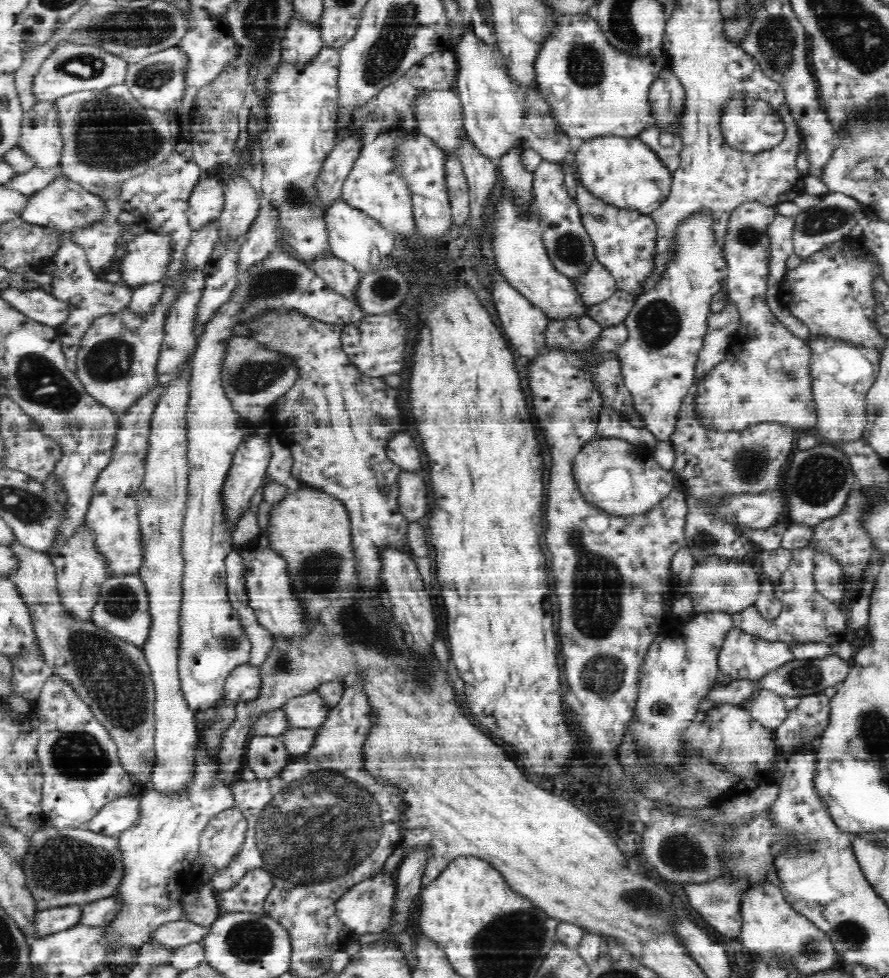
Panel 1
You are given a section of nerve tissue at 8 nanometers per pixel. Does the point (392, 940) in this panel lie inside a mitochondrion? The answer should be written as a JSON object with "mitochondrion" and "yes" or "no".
{"mitochondrion":"no"}

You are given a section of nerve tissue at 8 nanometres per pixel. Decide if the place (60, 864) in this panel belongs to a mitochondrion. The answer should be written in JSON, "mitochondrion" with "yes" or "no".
{"mitochondrion":"yes"}

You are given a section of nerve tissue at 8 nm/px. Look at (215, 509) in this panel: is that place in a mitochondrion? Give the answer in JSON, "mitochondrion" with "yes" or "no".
{"mitochondrion":"no"}

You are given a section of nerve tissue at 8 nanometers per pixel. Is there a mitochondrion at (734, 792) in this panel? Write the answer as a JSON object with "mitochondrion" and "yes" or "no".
{"mitochondrion":"no"}

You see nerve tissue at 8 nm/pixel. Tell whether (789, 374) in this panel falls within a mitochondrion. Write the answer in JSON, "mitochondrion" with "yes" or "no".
{"mitochondrion":"yes"}

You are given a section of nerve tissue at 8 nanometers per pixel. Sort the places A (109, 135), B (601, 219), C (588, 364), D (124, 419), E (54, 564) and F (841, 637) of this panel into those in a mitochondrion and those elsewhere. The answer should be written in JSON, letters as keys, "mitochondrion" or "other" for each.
{"A":"mitochondrion","B":"mitochondrion","C":"other","D":"other","E":"other","F":"other"}

